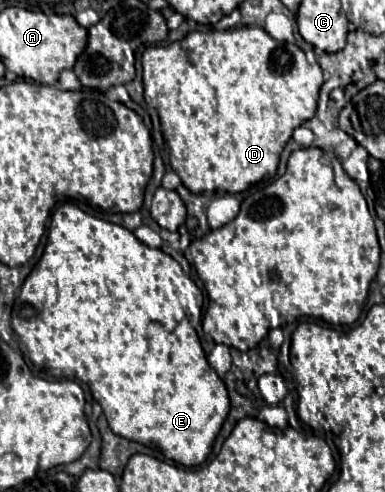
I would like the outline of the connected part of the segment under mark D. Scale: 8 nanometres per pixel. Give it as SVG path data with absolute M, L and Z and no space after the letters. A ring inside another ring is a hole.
M238 27L238 29L228 29L228 31L192 31L182 41L170 43L168 47L148 47L142 55L142 68L144 99L158 112L162 135L168 143L170 167L178 173L184 187L188 187L192 193L204 193L204 191L216 191L216 189L222 189L226 193L240 193L262 179L274 177L278 161L280 161L280 153L284 145L288 143L288 139L292 137L292 131L300 127L304 121L314 117L318 91L320 91L320 85L324 83L324 73L318 63L308 63L300 47L296 47L294 43L272 39L262 27Z

